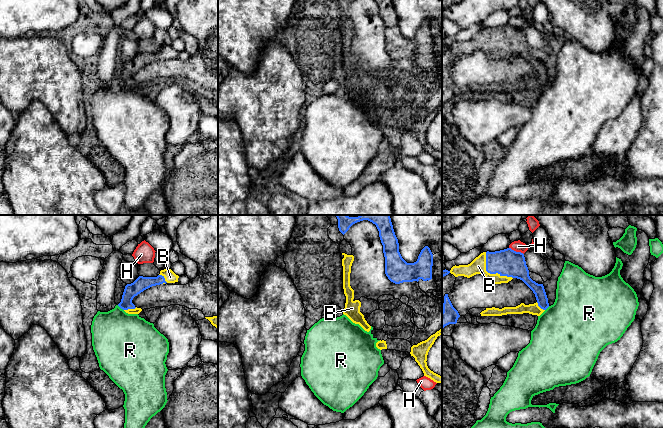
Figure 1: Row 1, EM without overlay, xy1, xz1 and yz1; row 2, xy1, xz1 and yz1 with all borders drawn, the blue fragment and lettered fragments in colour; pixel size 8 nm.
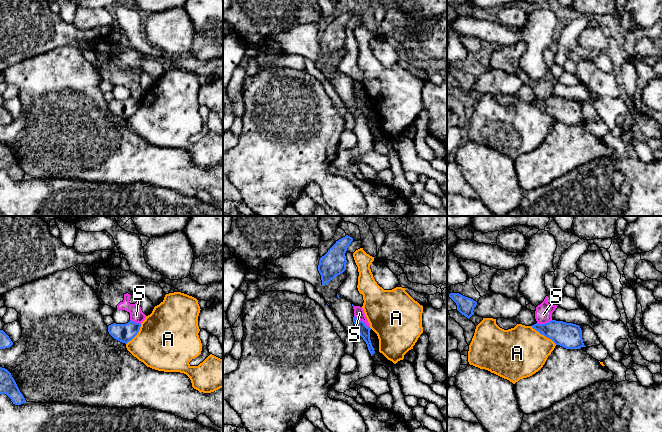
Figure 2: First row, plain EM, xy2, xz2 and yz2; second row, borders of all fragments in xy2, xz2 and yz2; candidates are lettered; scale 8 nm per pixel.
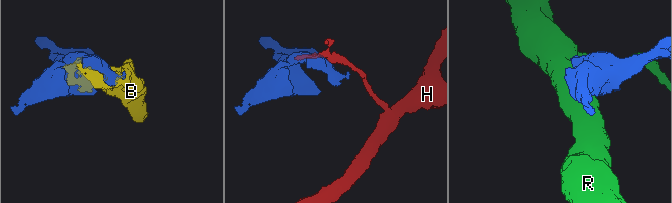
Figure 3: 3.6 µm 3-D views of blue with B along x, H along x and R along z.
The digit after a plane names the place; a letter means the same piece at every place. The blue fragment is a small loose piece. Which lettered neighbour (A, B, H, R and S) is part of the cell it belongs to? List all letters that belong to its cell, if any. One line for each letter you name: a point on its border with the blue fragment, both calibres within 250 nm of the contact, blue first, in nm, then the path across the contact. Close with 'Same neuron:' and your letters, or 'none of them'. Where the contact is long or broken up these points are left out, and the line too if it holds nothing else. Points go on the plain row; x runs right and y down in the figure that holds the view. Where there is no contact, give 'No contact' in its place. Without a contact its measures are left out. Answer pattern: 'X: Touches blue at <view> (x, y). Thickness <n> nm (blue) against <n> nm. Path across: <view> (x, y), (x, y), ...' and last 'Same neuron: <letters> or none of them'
B: Touches blue at yz1 (490, 49). Thickness 220 nm (blue) against 130 nm
Same neuron: B

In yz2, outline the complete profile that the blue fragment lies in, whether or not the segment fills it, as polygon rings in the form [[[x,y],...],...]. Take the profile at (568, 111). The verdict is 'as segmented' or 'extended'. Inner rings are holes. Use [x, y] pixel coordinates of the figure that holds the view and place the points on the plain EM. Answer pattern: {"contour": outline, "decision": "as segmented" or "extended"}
{"contour": [[[551,96],[546,100],[534,100],[532,104],[551,115],[556,121],[566,125],[586,123],[582,115],[582,106],[579,101],[563,97]]], "decision": "as segmented"}

